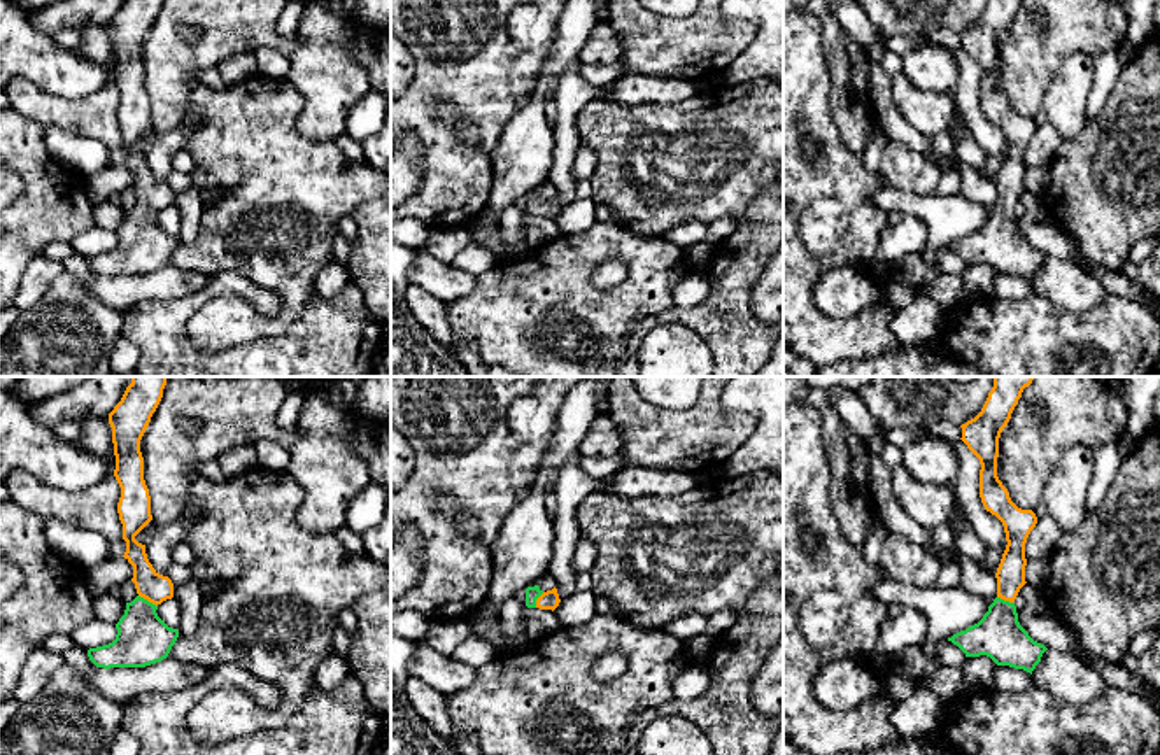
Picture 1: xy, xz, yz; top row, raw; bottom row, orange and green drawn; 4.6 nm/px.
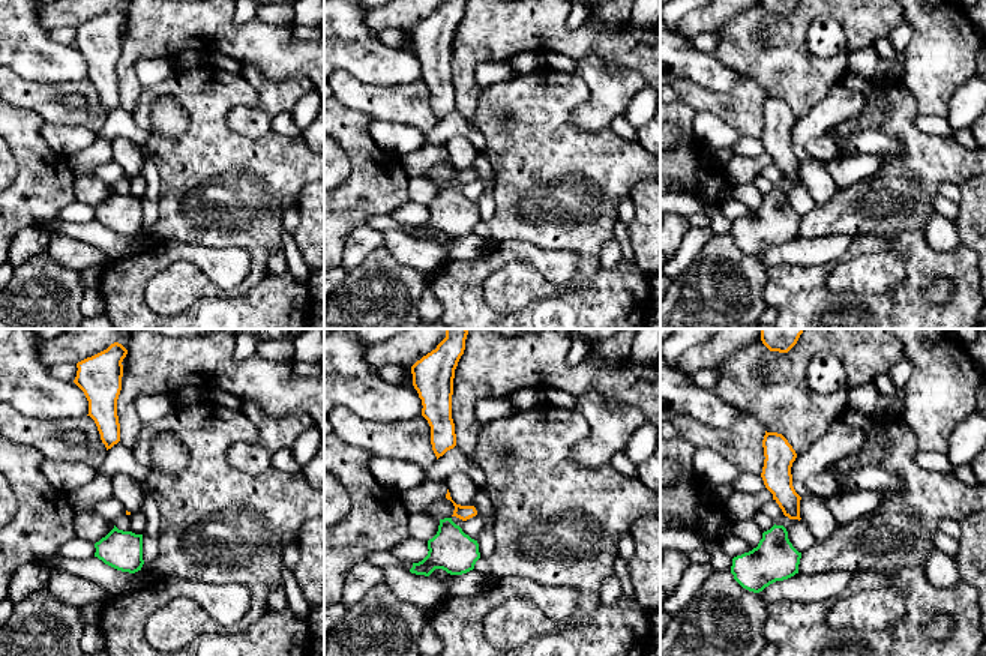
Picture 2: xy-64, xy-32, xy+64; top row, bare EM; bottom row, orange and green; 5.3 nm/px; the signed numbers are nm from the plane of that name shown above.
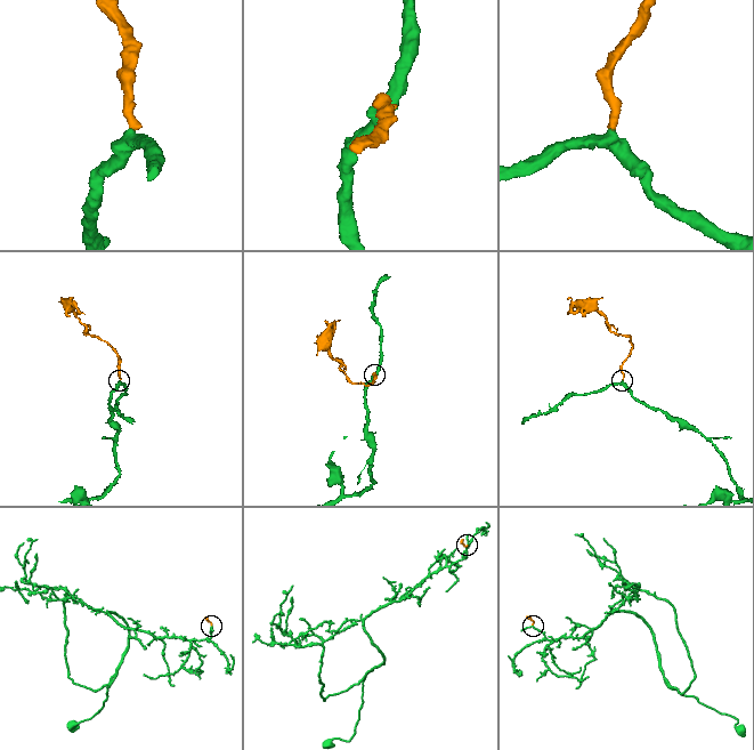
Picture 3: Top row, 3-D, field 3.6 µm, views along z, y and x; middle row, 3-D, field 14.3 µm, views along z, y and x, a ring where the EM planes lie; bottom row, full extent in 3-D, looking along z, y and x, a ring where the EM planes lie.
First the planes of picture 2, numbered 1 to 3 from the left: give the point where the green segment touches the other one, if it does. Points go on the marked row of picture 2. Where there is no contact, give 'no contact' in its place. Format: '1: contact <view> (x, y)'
1: no contact
2: no contact
3: no contact

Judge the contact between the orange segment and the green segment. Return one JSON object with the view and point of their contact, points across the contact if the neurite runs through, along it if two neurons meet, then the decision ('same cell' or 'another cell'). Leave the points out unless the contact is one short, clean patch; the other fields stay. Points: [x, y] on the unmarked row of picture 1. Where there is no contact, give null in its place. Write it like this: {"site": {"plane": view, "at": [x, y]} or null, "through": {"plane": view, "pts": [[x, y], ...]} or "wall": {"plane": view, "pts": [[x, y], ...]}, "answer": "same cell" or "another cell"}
{"site": {"plane": "xy", "at": [148, 207]}, "through": {"plane": "xy", "pts": [[151, 193], [148, 207], [142, 216], [142, 246]]}, "answer": "same cell"}

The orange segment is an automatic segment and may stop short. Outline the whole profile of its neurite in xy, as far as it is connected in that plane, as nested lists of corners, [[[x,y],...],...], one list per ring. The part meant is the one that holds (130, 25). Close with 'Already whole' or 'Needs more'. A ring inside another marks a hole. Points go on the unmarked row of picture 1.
[[[124,0],[109,21],[116,63],[114,84],[121,95],[117,121],[126,149],[123,165],[133,173],[131,189],[138,203],[126,210],[124,222],[116,231],[116,247],[88,258],[89,268],[103,277],[161,270],[179,245],[179,238],[168,235],[156,221],[163,208],[173,205],[173,191],[152,175],[145,152],[135,147],[152,128],[140,47],[161,5],[163,0]]]. Needs more

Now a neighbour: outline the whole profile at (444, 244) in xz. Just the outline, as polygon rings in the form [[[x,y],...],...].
[[[431,226],[424,250],[442,263],[450,263],[471,240],[468,226]]]

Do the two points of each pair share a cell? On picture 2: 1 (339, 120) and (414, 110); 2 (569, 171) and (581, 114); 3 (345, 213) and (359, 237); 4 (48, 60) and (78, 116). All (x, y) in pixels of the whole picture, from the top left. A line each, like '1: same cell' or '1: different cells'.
1: different cells
2: different cells
3: different cells
4: different cells

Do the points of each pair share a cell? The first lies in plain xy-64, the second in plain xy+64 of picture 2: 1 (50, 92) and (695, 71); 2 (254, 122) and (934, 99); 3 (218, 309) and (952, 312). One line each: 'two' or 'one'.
1: two
2: one
3: one

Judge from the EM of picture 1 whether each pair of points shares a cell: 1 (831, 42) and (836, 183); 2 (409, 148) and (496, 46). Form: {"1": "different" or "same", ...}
{"1": "different", "2": "different"}

